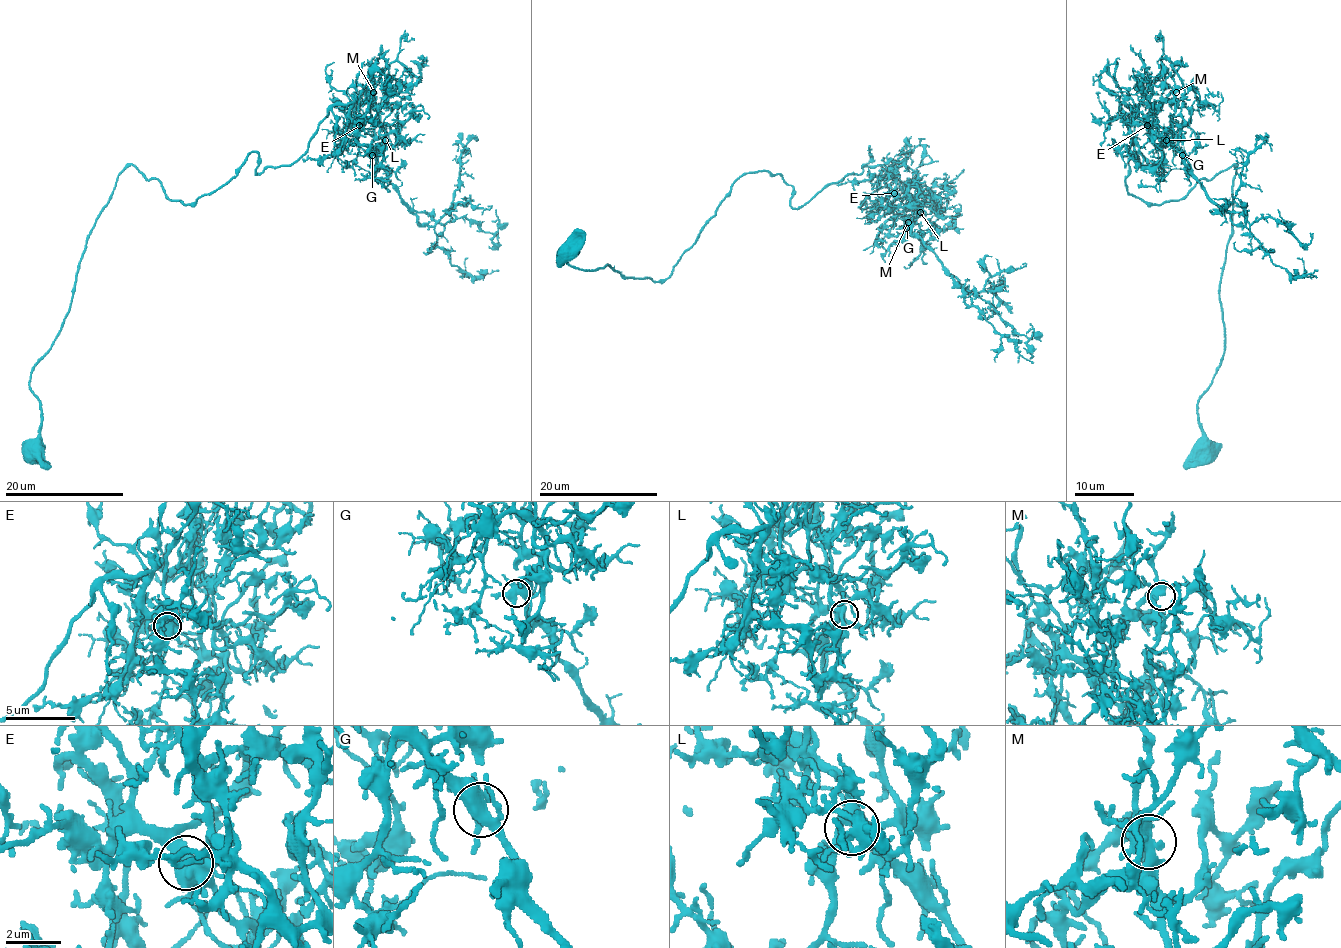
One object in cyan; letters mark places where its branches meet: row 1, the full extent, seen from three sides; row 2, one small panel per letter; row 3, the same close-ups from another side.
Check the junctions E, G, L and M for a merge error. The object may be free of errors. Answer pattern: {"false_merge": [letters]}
{"false_merge": []}

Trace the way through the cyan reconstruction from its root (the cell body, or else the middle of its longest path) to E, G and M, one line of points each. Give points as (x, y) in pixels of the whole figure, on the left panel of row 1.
E: (34, 452), (31, 374), (116, 178), (132, 165), (193, 204), (253, 152), (256, 174), (326, 159), (360, 125)
G: (34, 452), (31, 374), (127, 166), (193, 204), (360, 119), (372, 155)
M: (34, 452), (31, 374), (116, 178), (132, 165), (193, 204), (253, 152), (256, 174), (326, 159), (373, 92)

